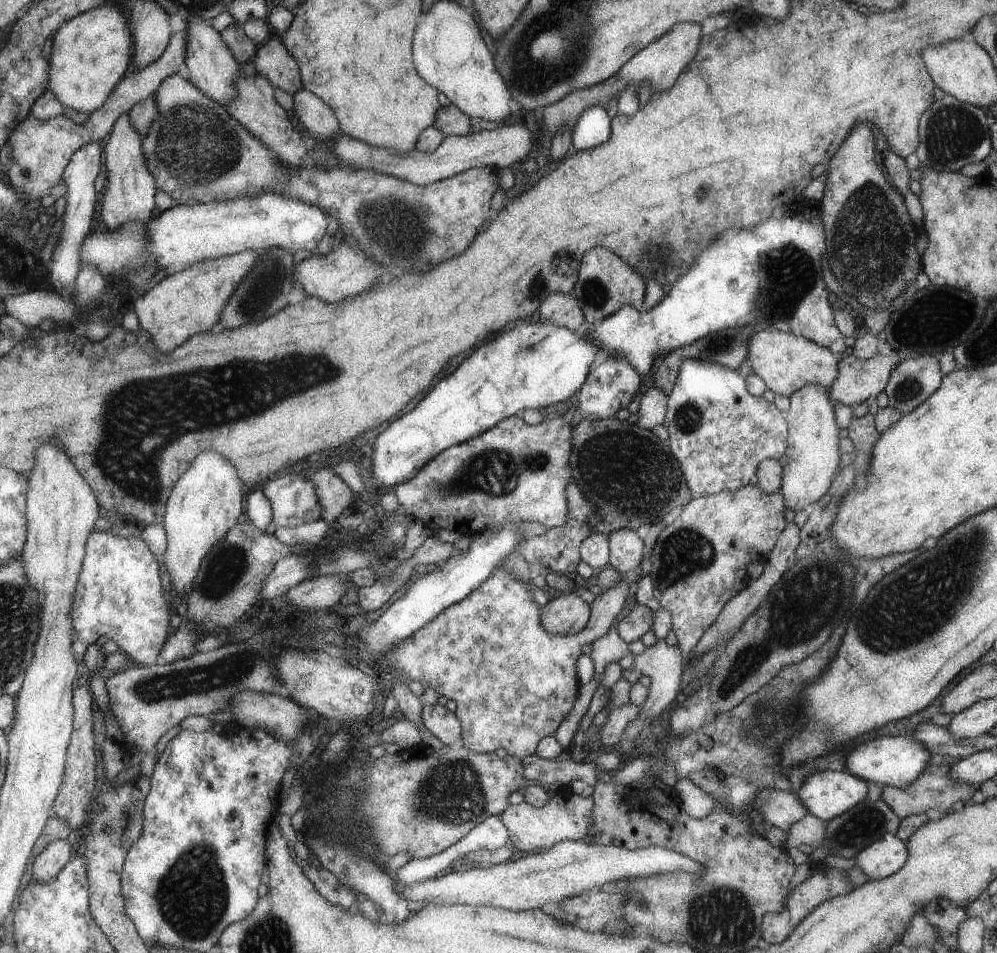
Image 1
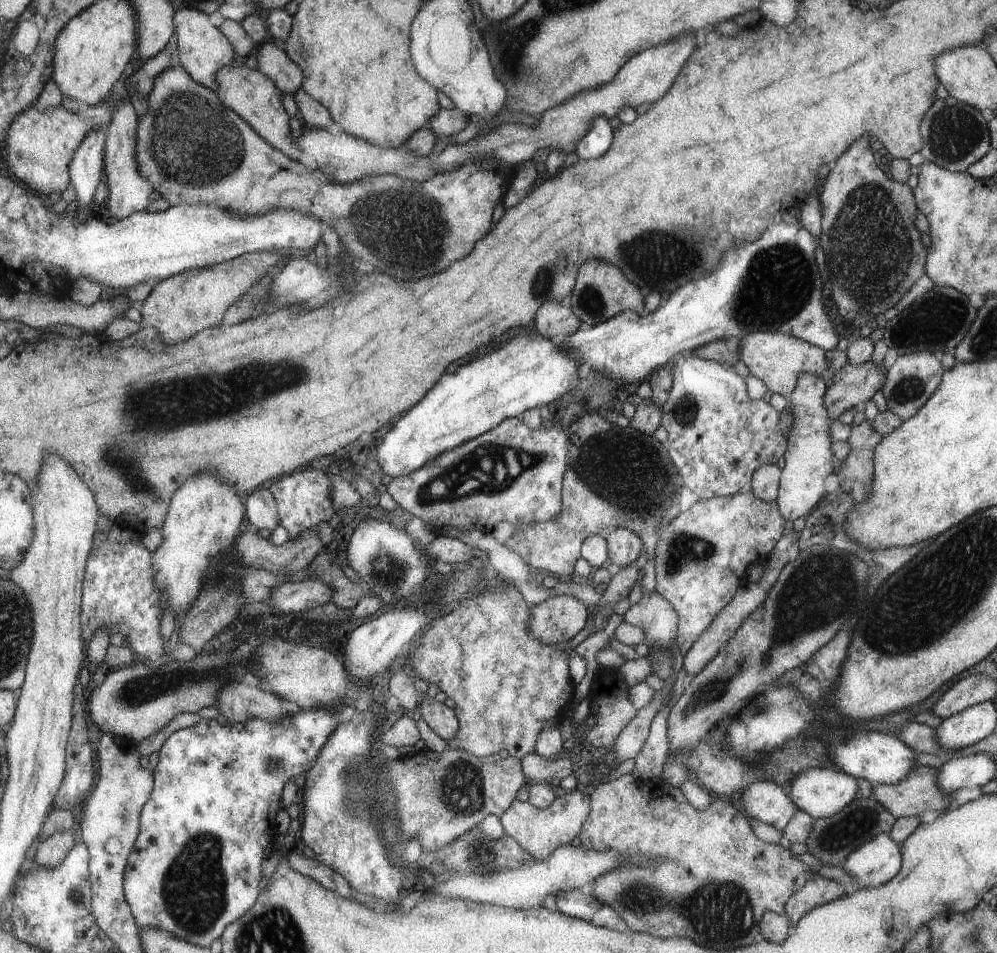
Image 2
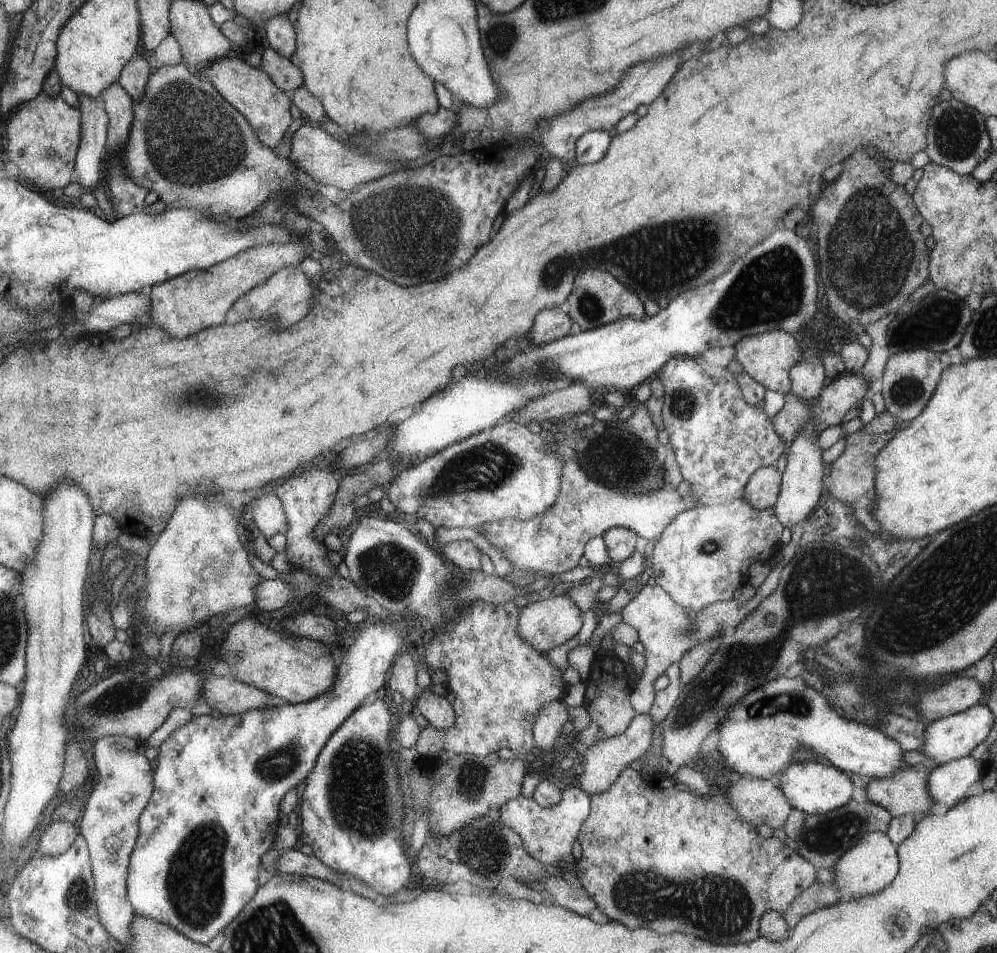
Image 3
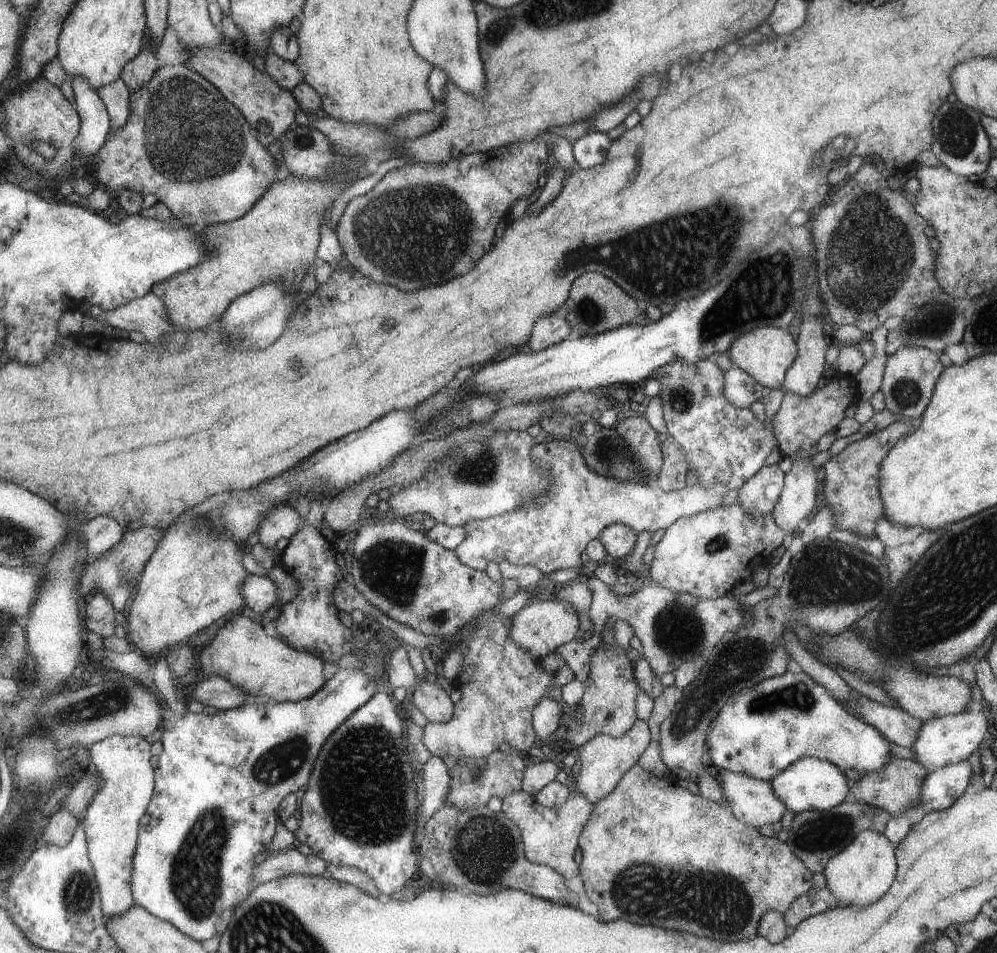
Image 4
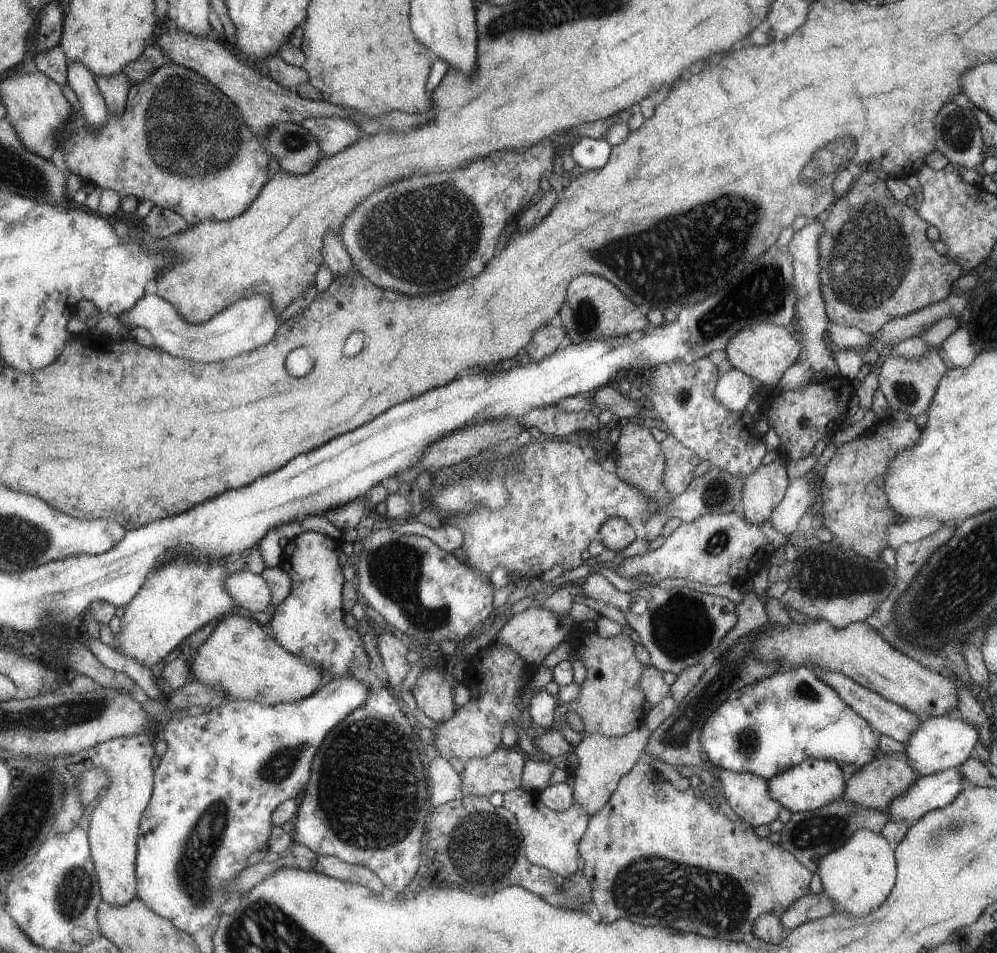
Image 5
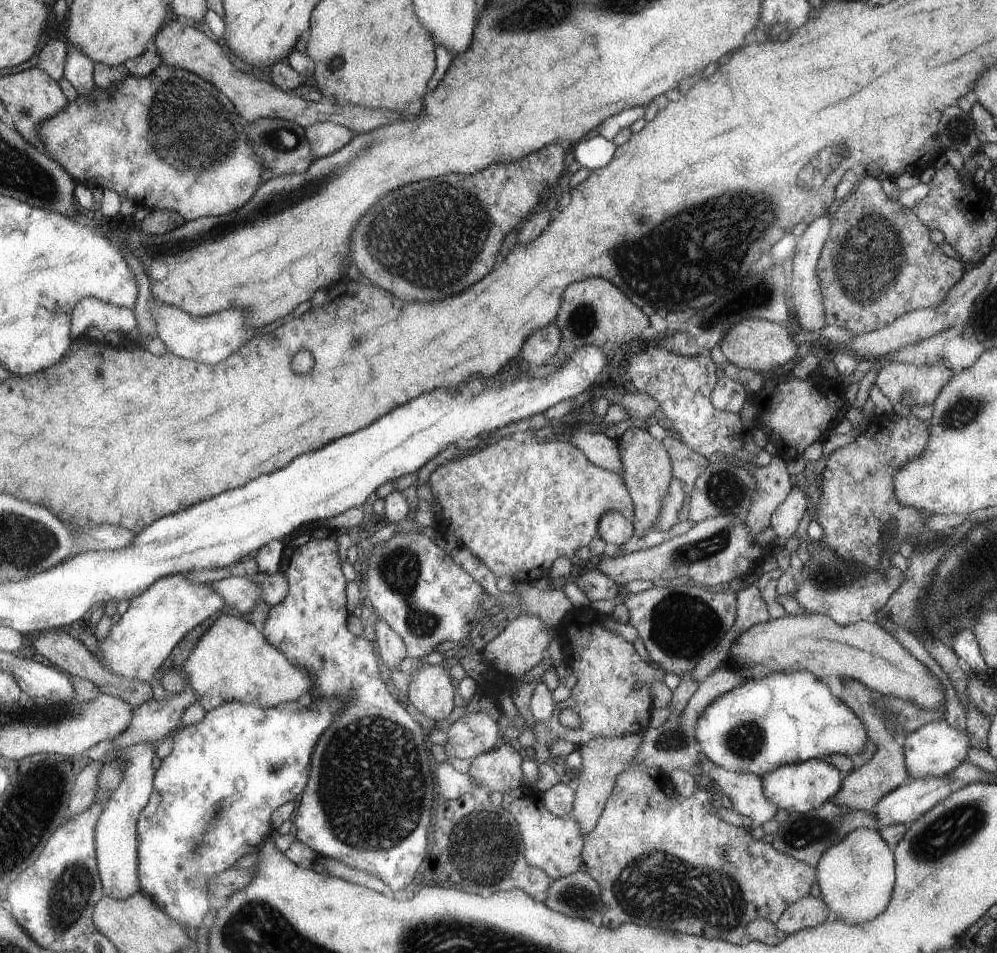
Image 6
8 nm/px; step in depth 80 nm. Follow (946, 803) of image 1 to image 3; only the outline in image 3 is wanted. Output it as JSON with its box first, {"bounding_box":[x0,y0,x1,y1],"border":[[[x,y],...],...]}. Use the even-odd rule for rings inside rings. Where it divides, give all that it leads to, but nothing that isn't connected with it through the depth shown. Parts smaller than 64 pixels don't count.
{"bounding_box":[863,763,935,817],"border":[[[903,763],[888,777],[870,779],[863,790],[865,800],[884,808],[892,817],[935,810],[928,793],[929,773],[921,763]]]}

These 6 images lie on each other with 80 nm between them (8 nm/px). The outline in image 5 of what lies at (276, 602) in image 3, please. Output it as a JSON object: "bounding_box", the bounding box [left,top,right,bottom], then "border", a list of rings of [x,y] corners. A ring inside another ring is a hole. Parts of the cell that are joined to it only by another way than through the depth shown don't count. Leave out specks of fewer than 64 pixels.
{"bounding_box":[224,571,270,613],"border":[[[235,571],[224,580],[225,592],[232,597],[240,608],[251,613],[261,612],[270,602],[267,583],[261,575],[247,571]]]}

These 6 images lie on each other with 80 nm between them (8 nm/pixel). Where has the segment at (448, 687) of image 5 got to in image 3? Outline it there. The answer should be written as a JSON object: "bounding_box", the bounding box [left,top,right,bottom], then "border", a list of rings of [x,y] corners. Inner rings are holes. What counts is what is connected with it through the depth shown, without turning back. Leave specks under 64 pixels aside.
{"bounding_box":[413,688,455,729],"border":[[[428,688],[420,690],[413,700],[418,712],[433,728],[446,729],[455,722],[455,711],[445,695],[436,695]]]}

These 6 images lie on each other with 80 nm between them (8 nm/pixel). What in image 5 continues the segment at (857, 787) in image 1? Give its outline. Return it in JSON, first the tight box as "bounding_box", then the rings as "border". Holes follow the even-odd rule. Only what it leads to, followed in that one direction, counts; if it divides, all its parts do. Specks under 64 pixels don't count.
{"bounding_box":[766,758,845,813],"border":[[[806,758],[795,766],[786,768],[780,773],[775,773],[766,782],[771,798],[776,799],[782,807],[794,813],[819,808],[835,799],[841,800],[840,796],[844,793],[844,779],[845,774],[835,761]]]}

